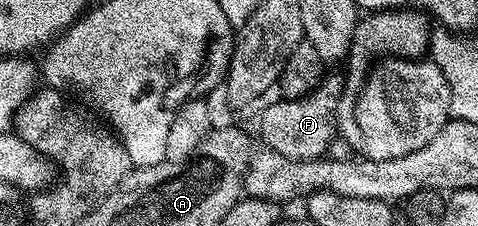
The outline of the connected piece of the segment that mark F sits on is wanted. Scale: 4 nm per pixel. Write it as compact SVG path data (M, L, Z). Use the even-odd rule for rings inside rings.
M342 74L331 75L320 82L315 90L308 95L303 95L299 99L280 98L279 103L271 103L259 115L259 135L264 139L266 150L275 151L281 157L296 161L306 161L309 159L321 159L328 154L331 142L337 139L337 105L338 99L342 95L344 76Z

